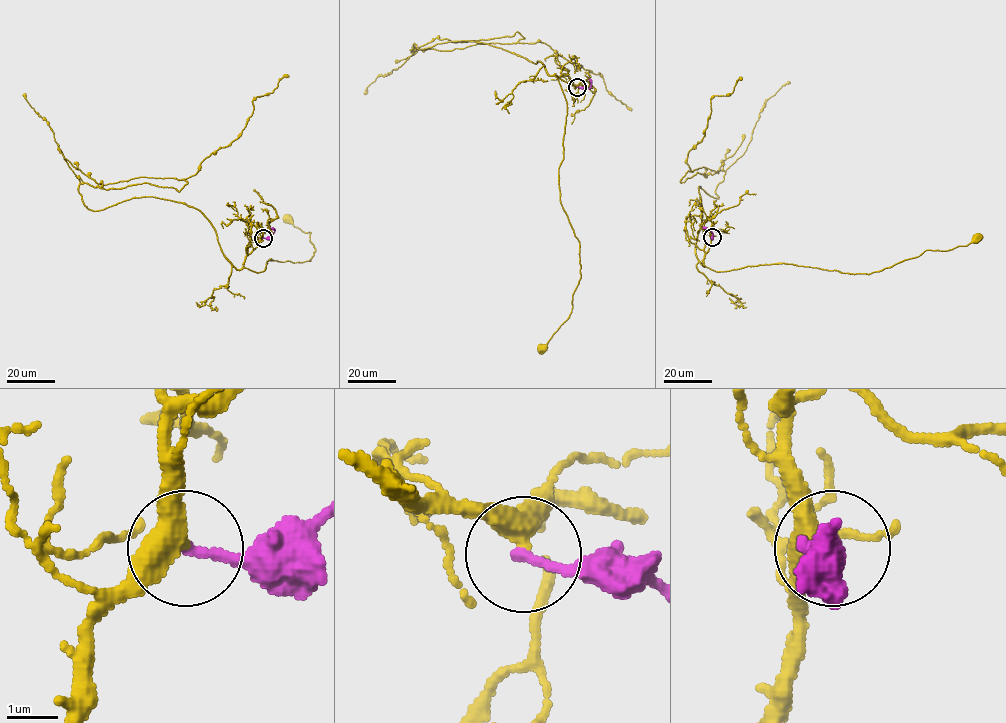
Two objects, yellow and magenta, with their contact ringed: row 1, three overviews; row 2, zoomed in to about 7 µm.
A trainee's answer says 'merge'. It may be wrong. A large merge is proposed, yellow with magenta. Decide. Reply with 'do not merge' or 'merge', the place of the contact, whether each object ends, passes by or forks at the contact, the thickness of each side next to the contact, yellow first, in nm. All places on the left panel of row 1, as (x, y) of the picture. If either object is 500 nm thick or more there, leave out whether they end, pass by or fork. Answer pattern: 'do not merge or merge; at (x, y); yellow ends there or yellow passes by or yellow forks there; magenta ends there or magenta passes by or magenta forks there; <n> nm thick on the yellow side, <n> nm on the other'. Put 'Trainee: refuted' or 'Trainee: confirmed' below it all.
do not merge; at (263, 238); yellow passes by; magenta ends there; 380 nm thick on the yellow side, 200 nm on the other
Trainee: refuted

